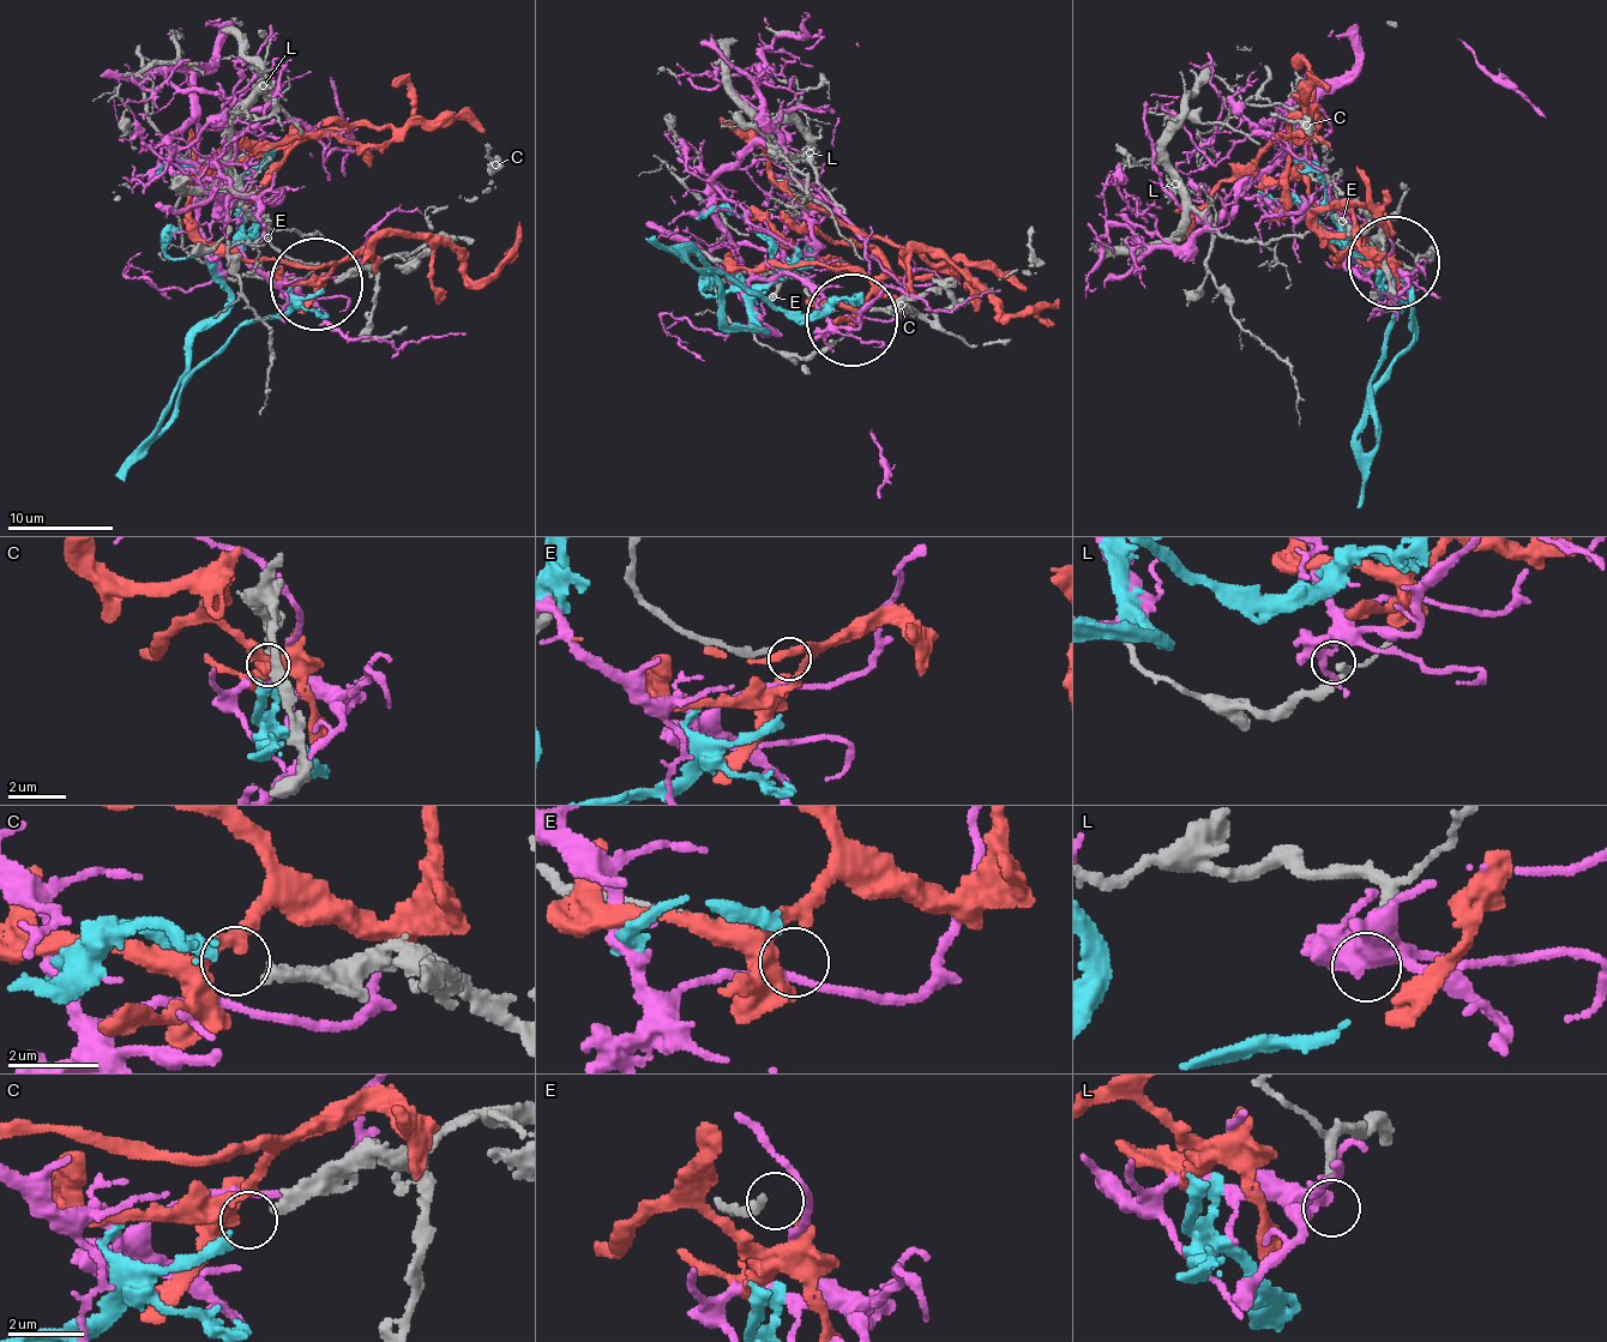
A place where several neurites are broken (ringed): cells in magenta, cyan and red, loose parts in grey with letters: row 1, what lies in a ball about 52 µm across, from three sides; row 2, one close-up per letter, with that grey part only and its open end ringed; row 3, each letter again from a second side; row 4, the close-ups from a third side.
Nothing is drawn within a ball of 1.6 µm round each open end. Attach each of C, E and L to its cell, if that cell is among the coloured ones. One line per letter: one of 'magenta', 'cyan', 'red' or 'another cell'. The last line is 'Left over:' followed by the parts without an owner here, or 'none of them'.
C: cyan
E: another cell
L: another cell
Left over: E, L

